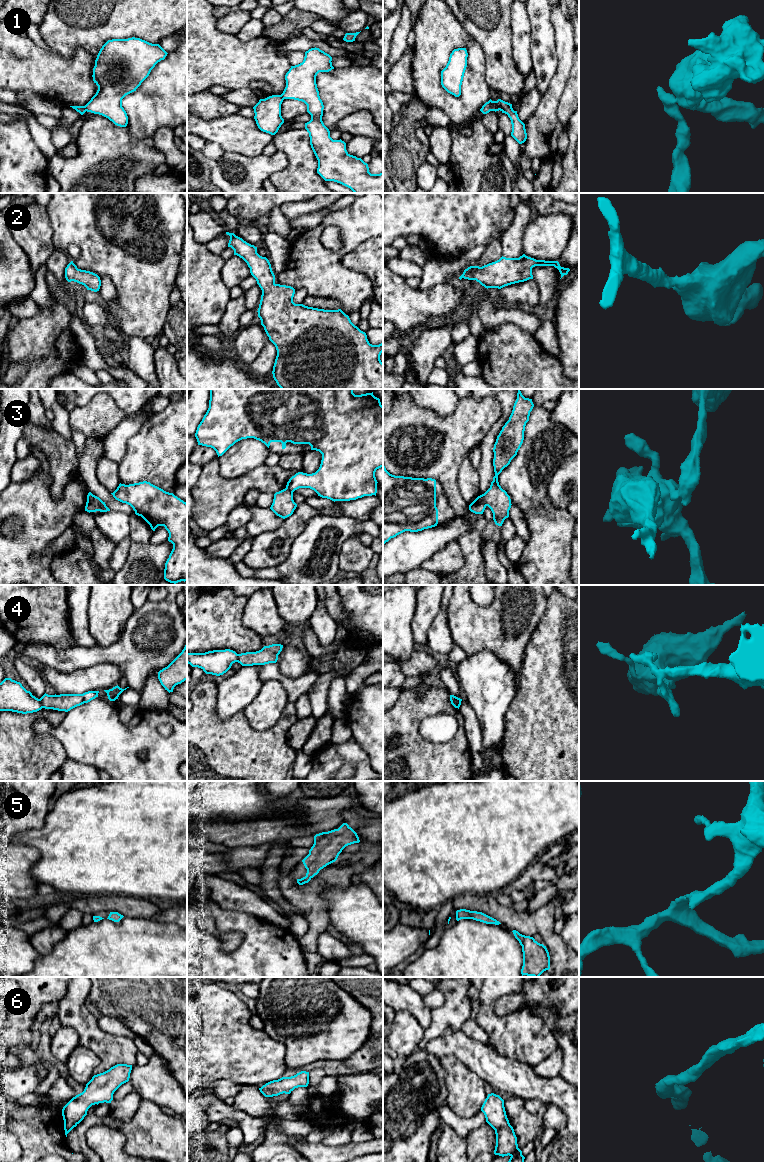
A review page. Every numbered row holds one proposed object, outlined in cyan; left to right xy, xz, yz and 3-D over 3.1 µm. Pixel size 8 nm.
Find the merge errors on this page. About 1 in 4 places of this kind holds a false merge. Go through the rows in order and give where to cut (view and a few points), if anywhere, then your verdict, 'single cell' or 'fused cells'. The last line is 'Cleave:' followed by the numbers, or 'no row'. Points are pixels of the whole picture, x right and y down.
1: cut in xy along (84, 106), (87, 110); fused cells
2: no cut; single cell
3: cut in yz along (481, 495), (487, 505); fused cells
4: cut in xy along (39, 699), (43, 707); fused cells
5: no cut; single cell
6: no cut; single cell
Cleave: 1, 3, 4

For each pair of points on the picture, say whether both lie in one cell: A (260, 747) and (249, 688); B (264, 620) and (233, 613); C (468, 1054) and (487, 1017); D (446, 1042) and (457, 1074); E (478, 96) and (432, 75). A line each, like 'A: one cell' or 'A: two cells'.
A: two cells
B: two cells
C: two cells
D: two cells
E: one cell

